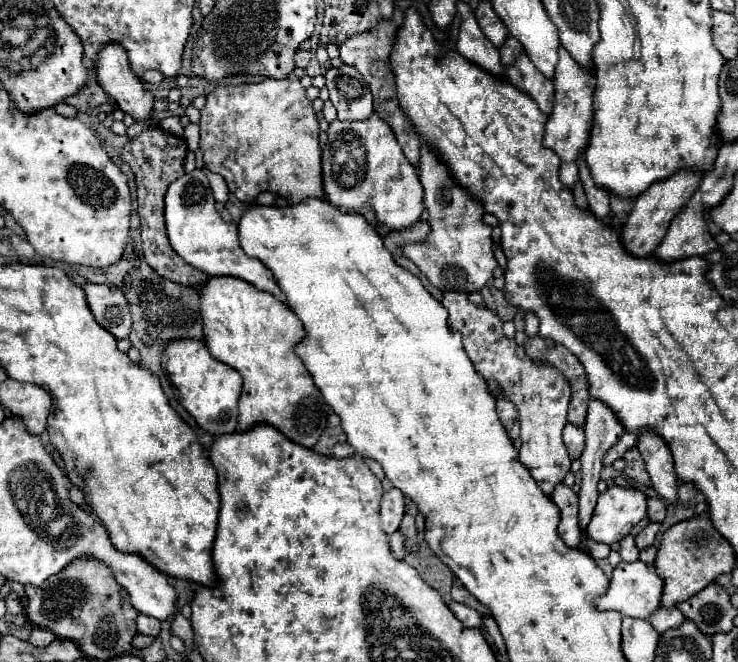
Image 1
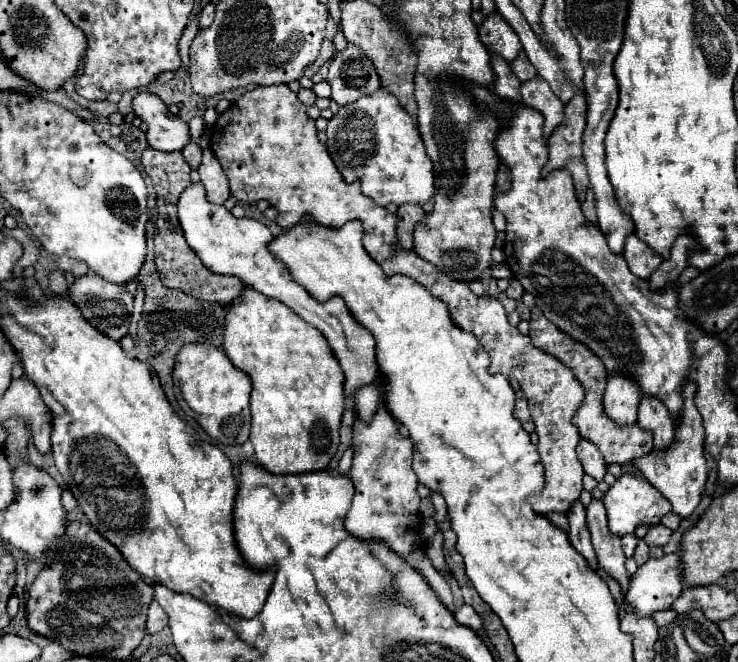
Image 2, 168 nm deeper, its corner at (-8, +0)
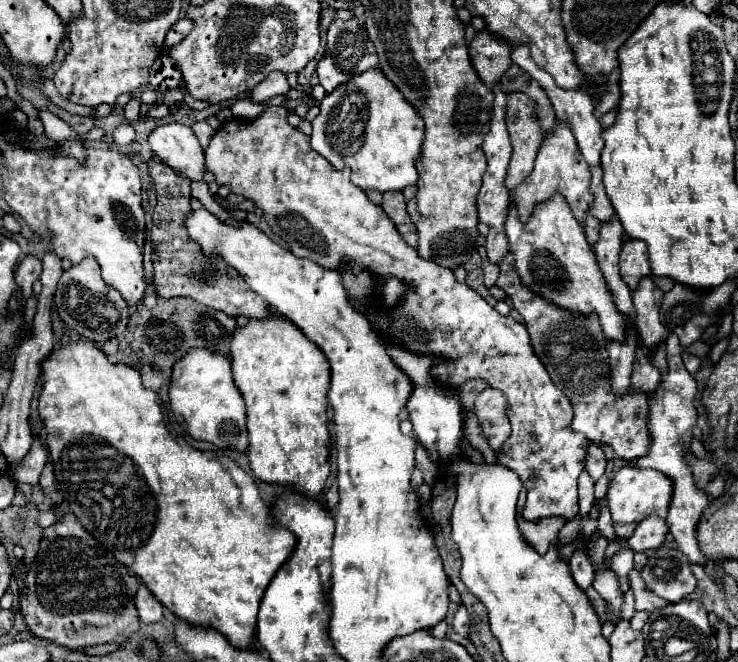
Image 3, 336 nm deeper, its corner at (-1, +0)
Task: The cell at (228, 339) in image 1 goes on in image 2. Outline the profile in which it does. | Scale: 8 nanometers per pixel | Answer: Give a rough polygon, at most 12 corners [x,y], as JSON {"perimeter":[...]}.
{"perimeter":[[253,288],[227,310],[271,474],[325,470],[343,370],[327,340]]}

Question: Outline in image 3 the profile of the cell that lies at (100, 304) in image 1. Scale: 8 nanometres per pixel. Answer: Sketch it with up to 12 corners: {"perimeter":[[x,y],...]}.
{"perimeter":[[94,258],[62,274],[66,326],[104,344],[126,330],[128,304]]}

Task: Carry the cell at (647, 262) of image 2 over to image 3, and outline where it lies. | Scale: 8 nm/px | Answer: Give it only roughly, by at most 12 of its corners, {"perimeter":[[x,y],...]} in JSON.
{"perimeter":[[626,240],[620,252],[620,276],[636,290],[650,276],[648,248]]}

